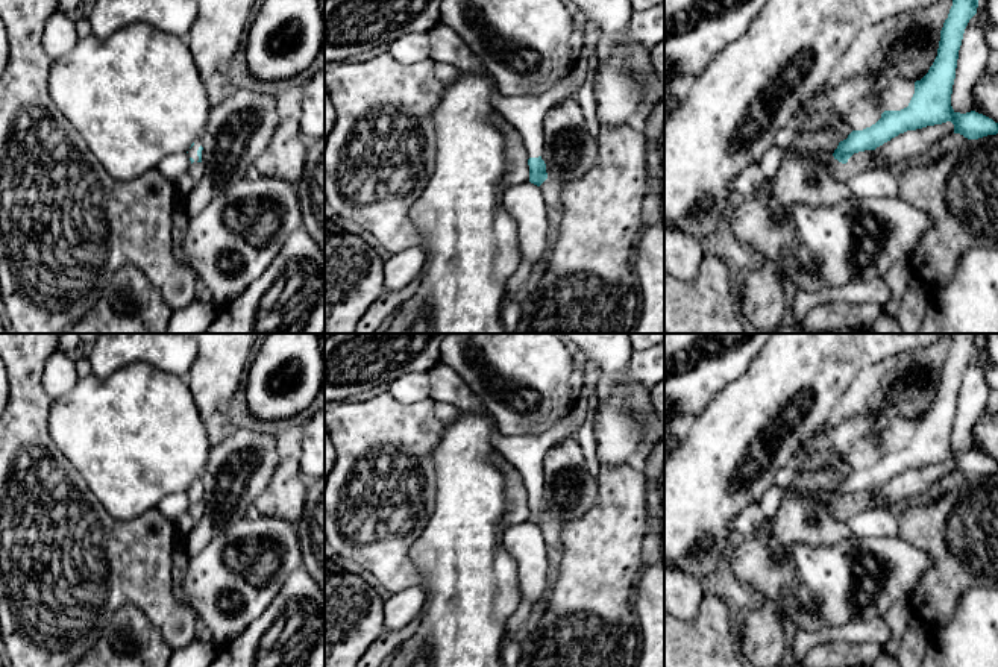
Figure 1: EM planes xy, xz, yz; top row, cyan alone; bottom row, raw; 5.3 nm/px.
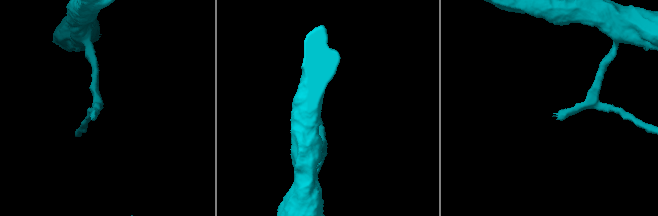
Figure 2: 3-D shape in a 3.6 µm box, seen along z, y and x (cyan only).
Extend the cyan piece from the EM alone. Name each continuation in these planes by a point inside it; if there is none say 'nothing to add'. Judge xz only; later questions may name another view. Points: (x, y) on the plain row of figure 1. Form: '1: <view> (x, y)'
1: xz (527, 454)

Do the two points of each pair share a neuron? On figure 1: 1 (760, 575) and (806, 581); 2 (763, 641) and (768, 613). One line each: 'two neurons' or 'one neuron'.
1: one neuron
2: one neuron

